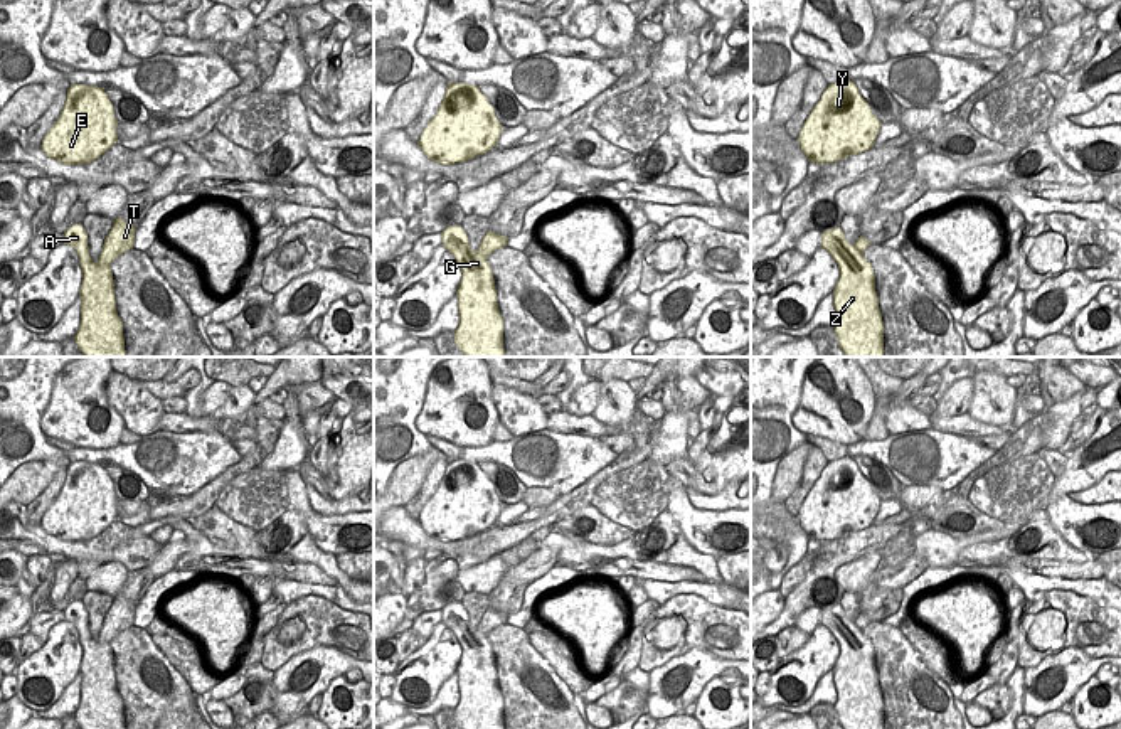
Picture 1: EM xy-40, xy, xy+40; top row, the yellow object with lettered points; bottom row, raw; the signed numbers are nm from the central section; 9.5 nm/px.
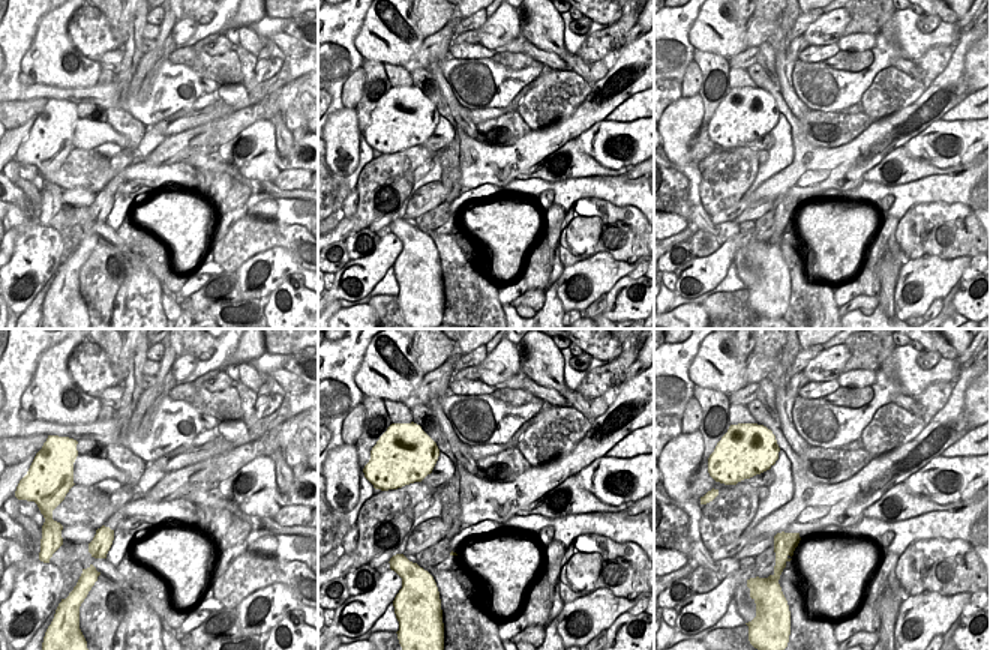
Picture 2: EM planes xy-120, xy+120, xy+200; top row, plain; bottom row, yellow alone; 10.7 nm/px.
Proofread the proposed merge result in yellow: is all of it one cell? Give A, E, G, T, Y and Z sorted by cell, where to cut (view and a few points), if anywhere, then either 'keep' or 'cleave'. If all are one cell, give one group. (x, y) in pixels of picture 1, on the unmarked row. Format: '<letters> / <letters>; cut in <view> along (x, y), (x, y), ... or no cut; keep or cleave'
A E Y / G T Z; cut in xy+40 along (849, 620), (844, 627), (835, 627), (830, 632); cleave

